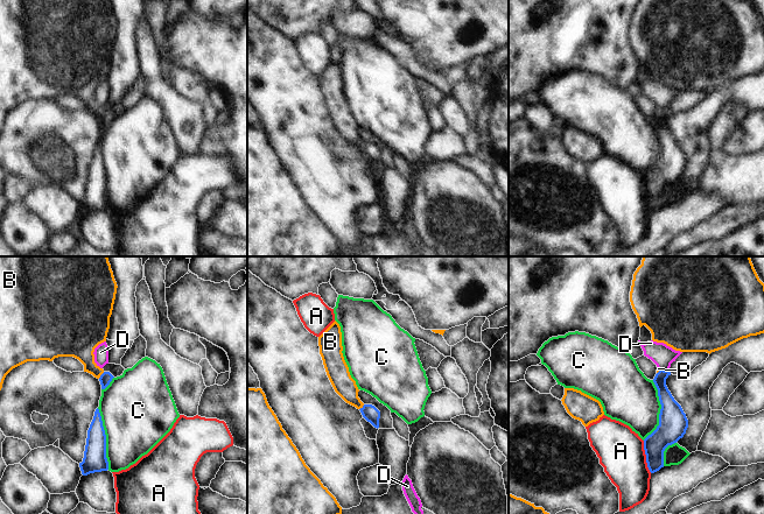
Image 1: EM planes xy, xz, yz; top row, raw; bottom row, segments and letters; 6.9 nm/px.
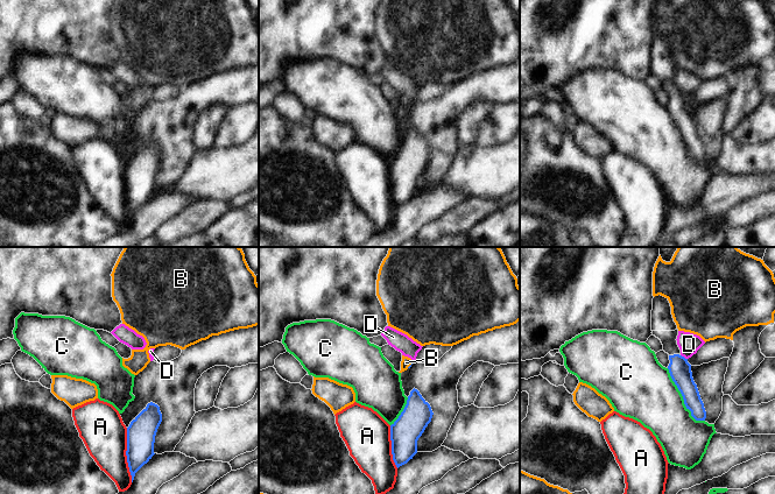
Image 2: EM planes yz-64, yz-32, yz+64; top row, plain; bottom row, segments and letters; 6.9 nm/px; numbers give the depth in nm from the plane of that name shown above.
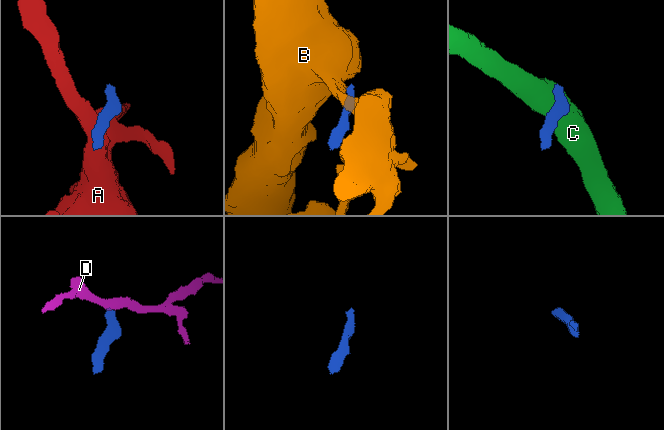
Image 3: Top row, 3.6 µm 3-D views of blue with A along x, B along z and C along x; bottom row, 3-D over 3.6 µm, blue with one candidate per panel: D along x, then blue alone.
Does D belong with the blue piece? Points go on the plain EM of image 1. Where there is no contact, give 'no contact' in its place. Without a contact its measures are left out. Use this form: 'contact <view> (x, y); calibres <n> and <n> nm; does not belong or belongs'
contact yz (663, 108); calibres 110 and 160 nm; does not belong

